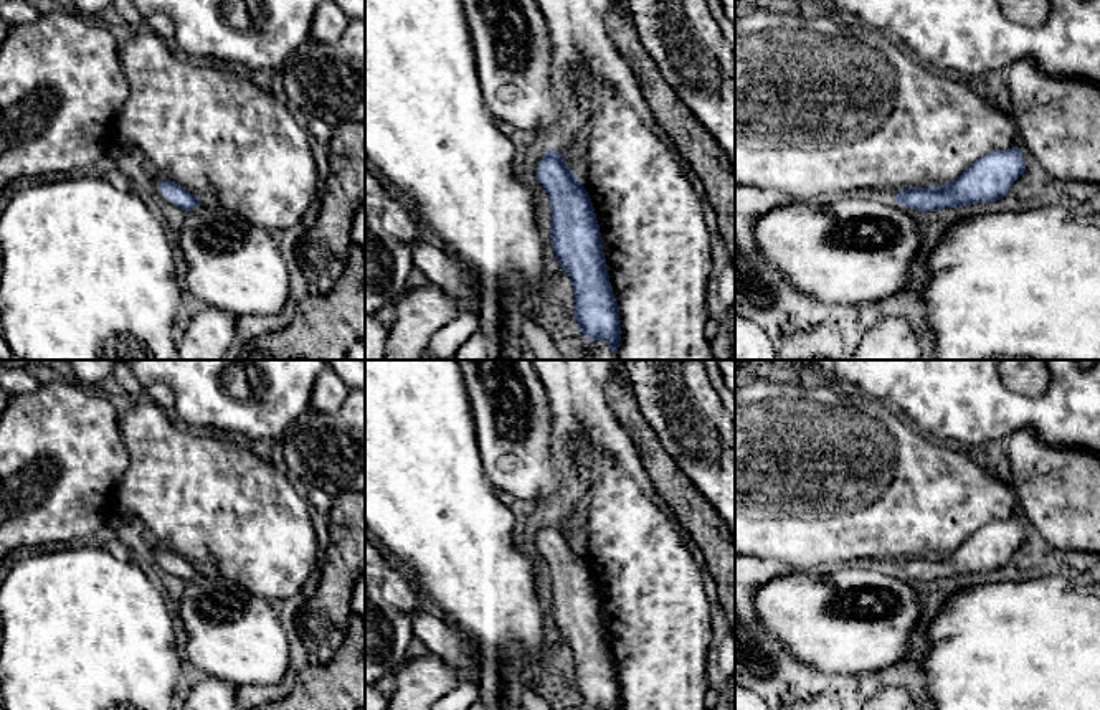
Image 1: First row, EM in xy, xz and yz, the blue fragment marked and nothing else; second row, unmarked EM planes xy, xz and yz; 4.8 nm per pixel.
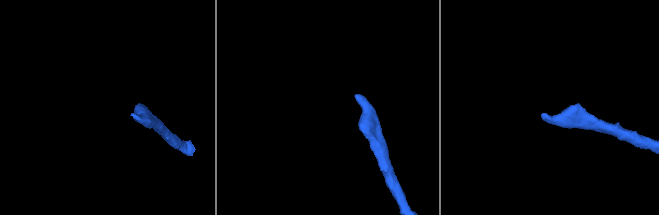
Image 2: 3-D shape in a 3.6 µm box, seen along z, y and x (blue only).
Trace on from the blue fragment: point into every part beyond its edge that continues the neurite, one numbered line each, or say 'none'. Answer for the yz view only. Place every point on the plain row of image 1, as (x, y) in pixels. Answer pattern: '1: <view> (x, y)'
none

